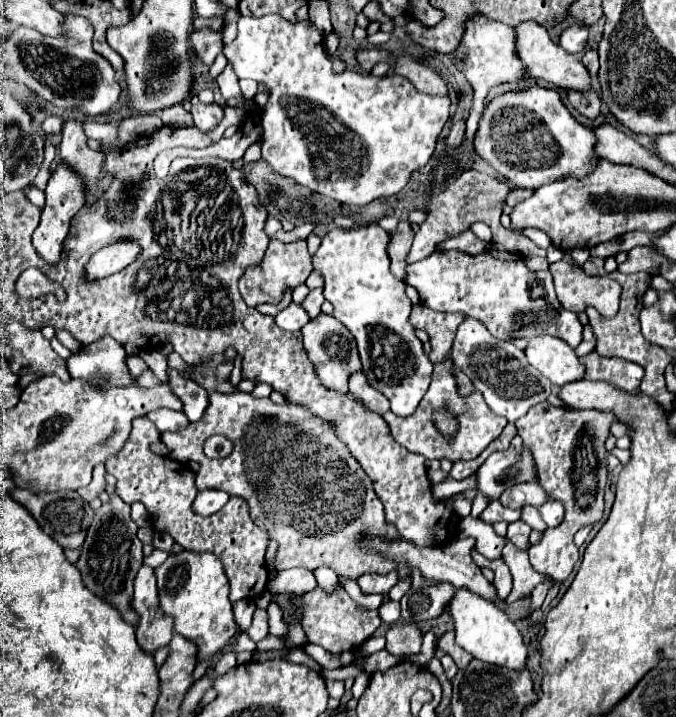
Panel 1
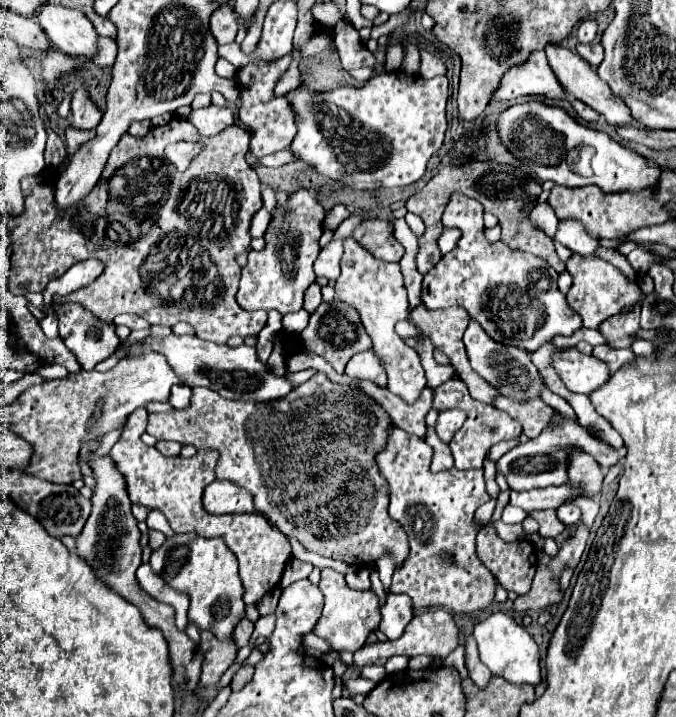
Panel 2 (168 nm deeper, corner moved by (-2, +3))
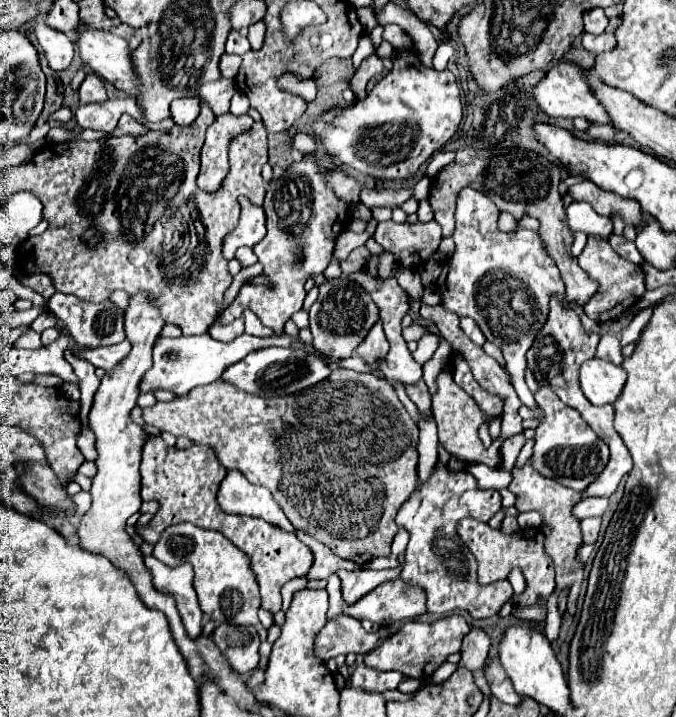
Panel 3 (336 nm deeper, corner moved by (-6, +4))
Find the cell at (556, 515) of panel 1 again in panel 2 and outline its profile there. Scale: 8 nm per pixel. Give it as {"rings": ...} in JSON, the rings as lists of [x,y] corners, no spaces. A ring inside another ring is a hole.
{"rings":[[[564,503],[562,507],[558,507],[558,519],[564,523],[564,525],[572,525],[576,521],[580,521],[580,509],[570,505],[570,503]]]}

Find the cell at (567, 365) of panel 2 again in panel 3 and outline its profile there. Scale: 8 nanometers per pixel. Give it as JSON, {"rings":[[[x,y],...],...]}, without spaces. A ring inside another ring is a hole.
{"rings":[[[592,358],[580,368],[580,386],[594,406],[614,404],[626,384],[626,370],[612,362]]]}

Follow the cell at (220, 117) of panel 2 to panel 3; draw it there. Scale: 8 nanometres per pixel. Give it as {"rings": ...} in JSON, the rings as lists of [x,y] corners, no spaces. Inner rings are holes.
{"rings":[[[224,114],[206,132],[206,144],[202,150],[202,166],[198,174],[198,188],[204,192],[218,192],[228,174],[228,142],[230,138],[248,132],[254,120],[250,116]]]}

